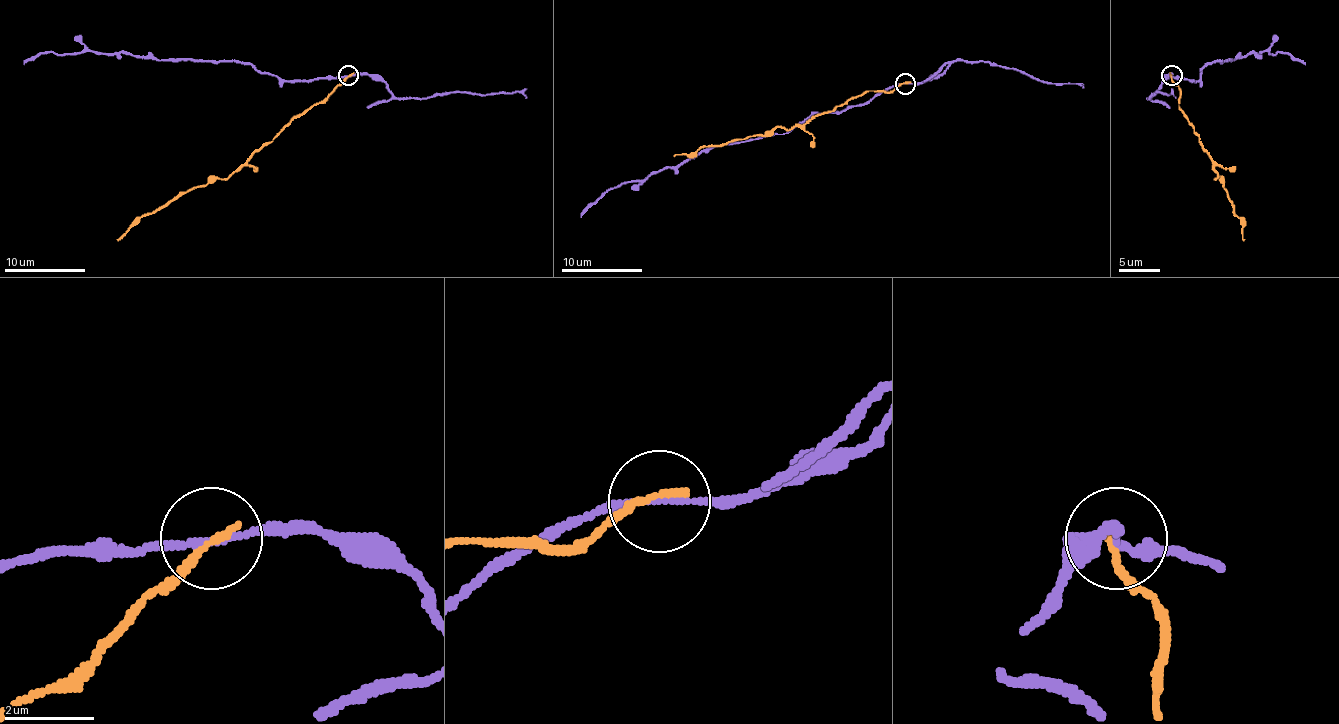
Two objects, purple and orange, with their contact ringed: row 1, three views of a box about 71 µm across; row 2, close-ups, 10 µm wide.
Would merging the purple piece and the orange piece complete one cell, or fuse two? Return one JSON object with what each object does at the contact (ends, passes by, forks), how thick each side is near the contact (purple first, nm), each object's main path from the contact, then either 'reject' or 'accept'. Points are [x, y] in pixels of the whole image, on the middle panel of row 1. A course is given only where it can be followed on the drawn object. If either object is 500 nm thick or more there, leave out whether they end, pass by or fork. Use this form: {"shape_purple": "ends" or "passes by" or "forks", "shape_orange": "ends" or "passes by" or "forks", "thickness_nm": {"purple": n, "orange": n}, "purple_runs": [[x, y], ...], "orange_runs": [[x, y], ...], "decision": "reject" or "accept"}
{"shape_purple": "passes by", "shape_orange": "ends", "thickness_nm": {"purple": 120, "orange": 200}, "purple_runs": [[906, 83], [845, 109], [813, 113], [789, 131], [712, 146], [643, 180], [621, 182], [580, 216]], "orange_runs": [[906, 83], [892, 91], [865, 91], [791, 129], [772, 127], [758, 135], [673, 156]], "decision": "reject"}

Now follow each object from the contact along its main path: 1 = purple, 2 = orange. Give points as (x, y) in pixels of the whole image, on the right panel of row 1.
1: (1171, 75), (1197, 81), (1209, 63), (1268, 51), (1290, 53), (1304, 65)
2: (1171, 75), (1179, 87), (1179, 107), (1217, 172), (1215, 178), (1228, 192), (1244, 239)

